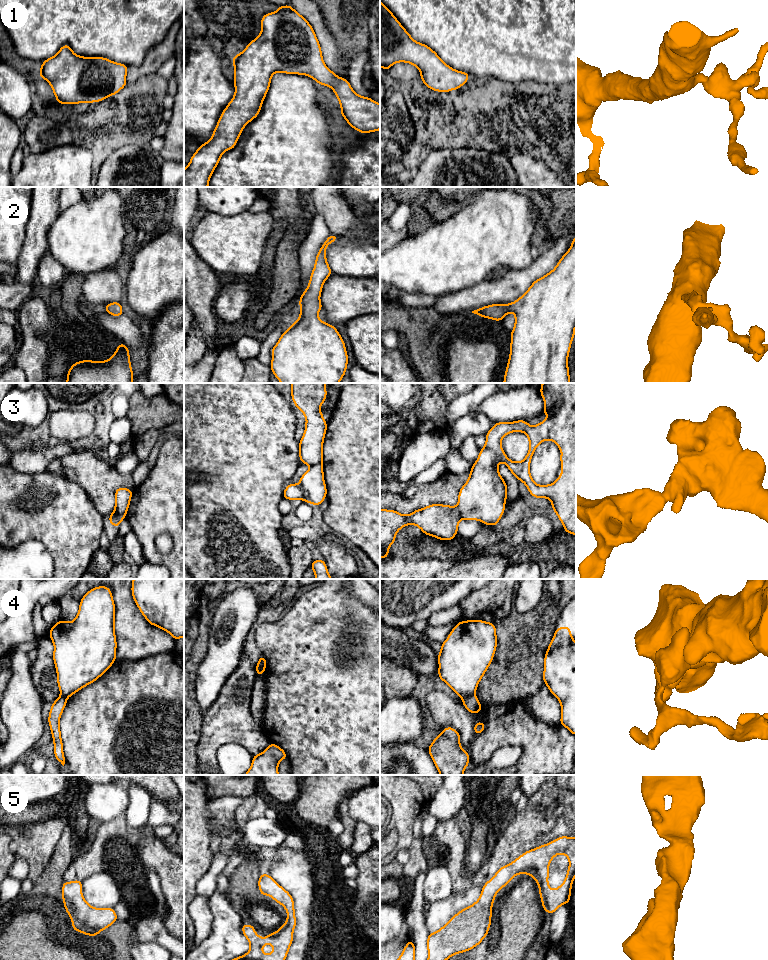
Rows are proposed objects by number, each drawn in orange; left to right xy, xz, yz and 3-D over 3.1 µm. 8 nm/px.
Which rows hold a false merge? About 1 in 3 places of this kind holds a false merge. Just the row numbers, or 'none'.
3, 4

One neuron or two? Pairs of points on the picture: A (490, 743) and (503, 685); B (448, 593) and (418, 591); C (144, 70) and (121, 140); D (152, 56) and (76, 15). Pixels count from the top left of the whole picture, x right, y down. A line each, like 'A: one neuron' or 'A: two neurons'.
A: two neurons
B: one neuron
C: two neurons
D: two neurons

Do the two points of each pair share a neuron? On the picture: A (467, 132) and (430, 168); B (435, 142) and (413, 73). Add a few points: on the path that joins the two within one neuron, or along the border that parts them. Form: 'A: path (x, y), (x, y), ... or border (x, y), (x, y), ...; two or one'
A: border (475, 148), (433, 149), (428, 154); two
B: border (392, 78), (398, 81), (419, 79); two

